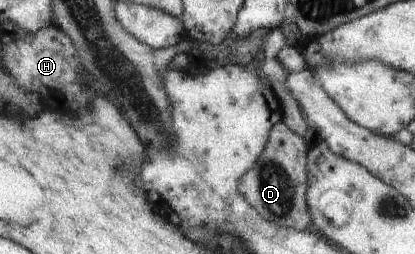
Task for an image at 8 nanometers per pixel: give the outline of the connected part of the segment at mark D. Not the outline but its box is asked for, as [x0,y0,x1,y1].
[238,121,312,230]

